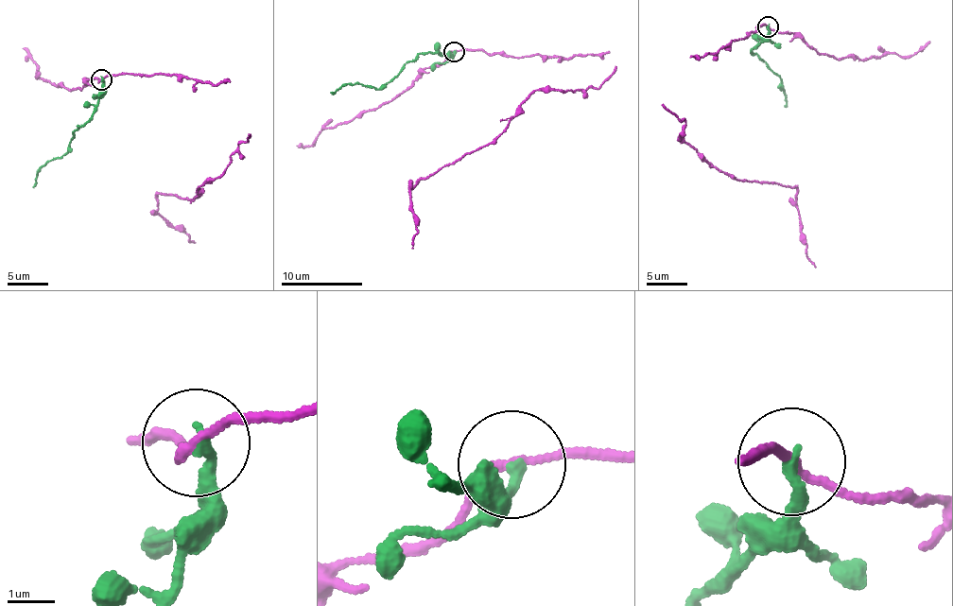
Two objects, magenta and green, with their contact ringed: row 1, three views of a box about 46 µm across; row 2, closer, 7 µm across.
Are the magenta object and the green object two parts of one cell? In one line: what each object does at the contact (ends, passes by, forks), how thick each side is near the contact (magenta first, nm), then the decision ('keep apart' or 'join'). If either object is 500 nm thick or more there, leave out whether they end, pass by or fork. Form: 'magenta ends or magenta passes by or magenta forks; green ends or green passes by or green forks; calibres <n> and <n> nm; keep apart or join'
magenta passes by; green ends; calibres 160 and 240 nm; keep apart

